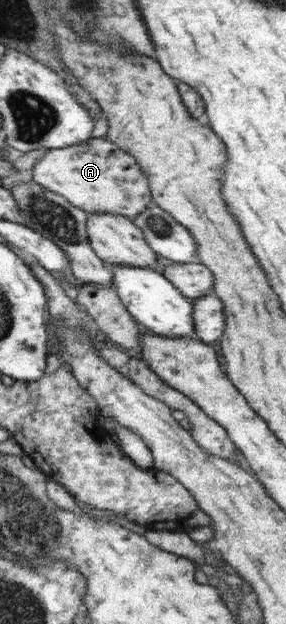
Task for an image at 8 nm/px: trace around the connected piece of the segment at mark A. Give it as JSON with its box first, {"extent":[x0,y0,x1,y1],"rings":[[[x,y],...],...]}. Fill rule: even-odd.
{"extent":[32,137,154,218],"rings":[[[90,137],[70,147],[45,151],[35,160],[32,179],[40,186],[62,195],[75,207],[90,213],[110,213],[133,218],[154,205],[146,175],[135,158],[105,137]]]}

